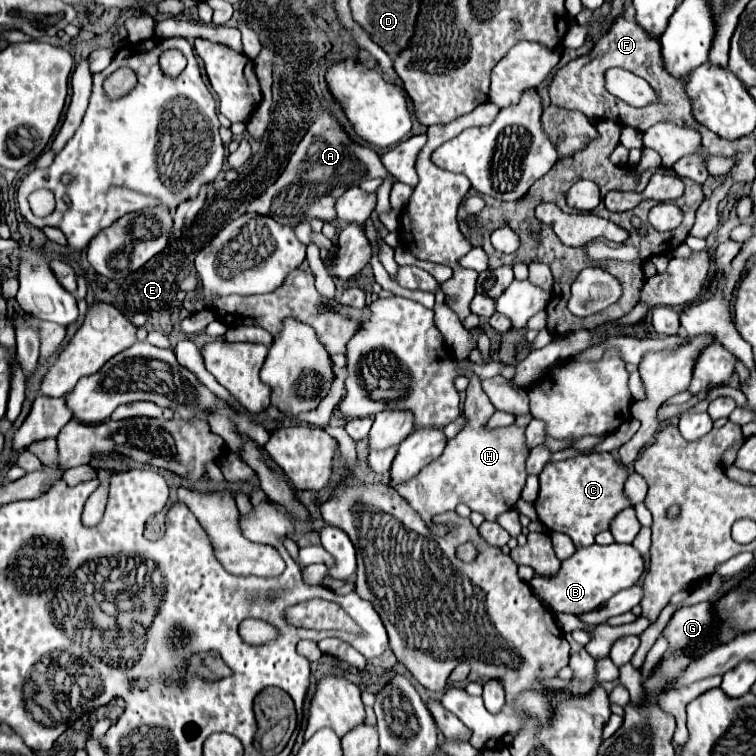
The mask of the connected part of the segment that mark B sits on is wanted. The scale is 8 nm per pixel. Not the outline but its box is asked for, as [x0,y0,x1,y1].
[529,543,643,615]

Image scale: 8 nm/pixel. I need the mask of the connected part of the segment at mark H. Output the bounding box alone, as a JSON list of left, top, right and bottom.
[385,357,527,521]

